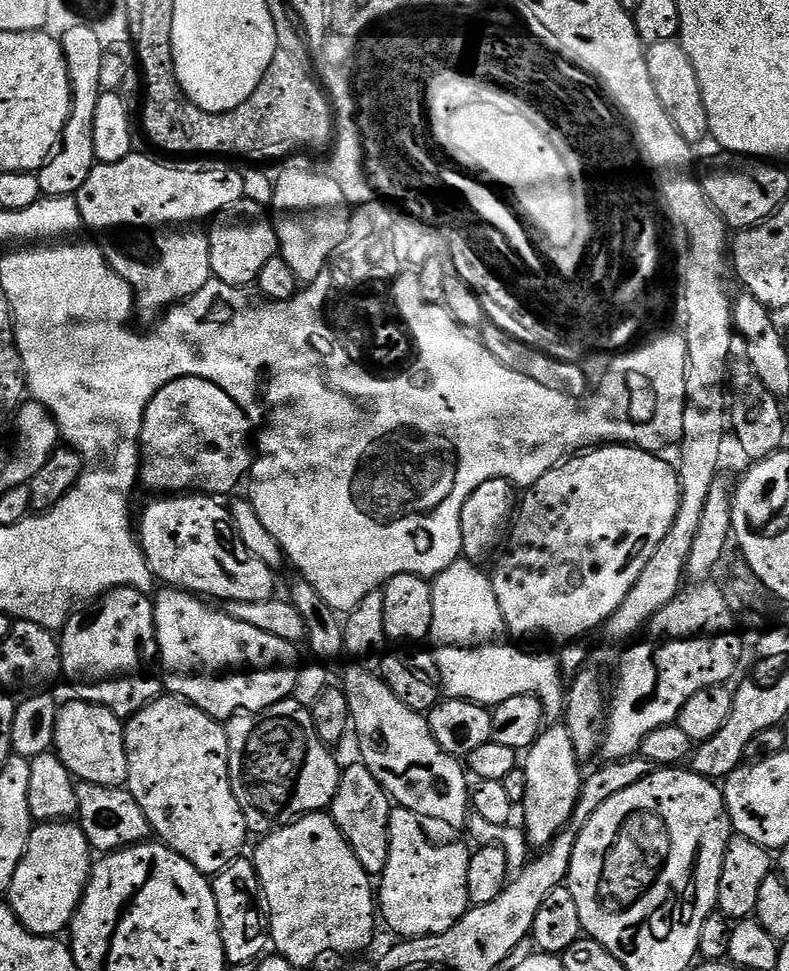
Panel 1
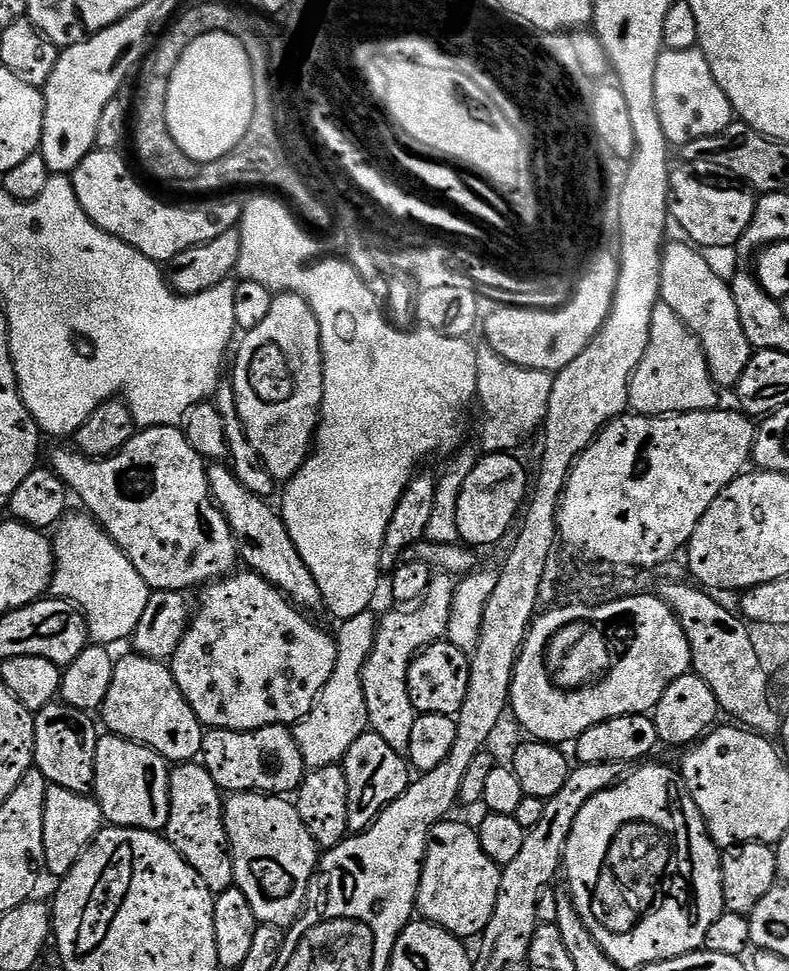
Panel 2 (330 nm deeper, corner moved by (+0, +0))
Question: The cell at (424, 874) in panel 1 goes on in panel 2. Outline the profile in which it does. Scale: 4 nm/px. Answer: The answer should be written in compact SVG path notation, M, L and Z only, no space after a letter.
M445 818L432 827L428 836L428 854L424 857L424 869L420 875L420 885L416 895L416 906L423 919L437 924L447 932L453 932L461 938L479 938L484 935L486 926L494 914L494 906L498 902L500 889L501 865L495 864L482 850L479 831L468 824L459 824L453 818Z

